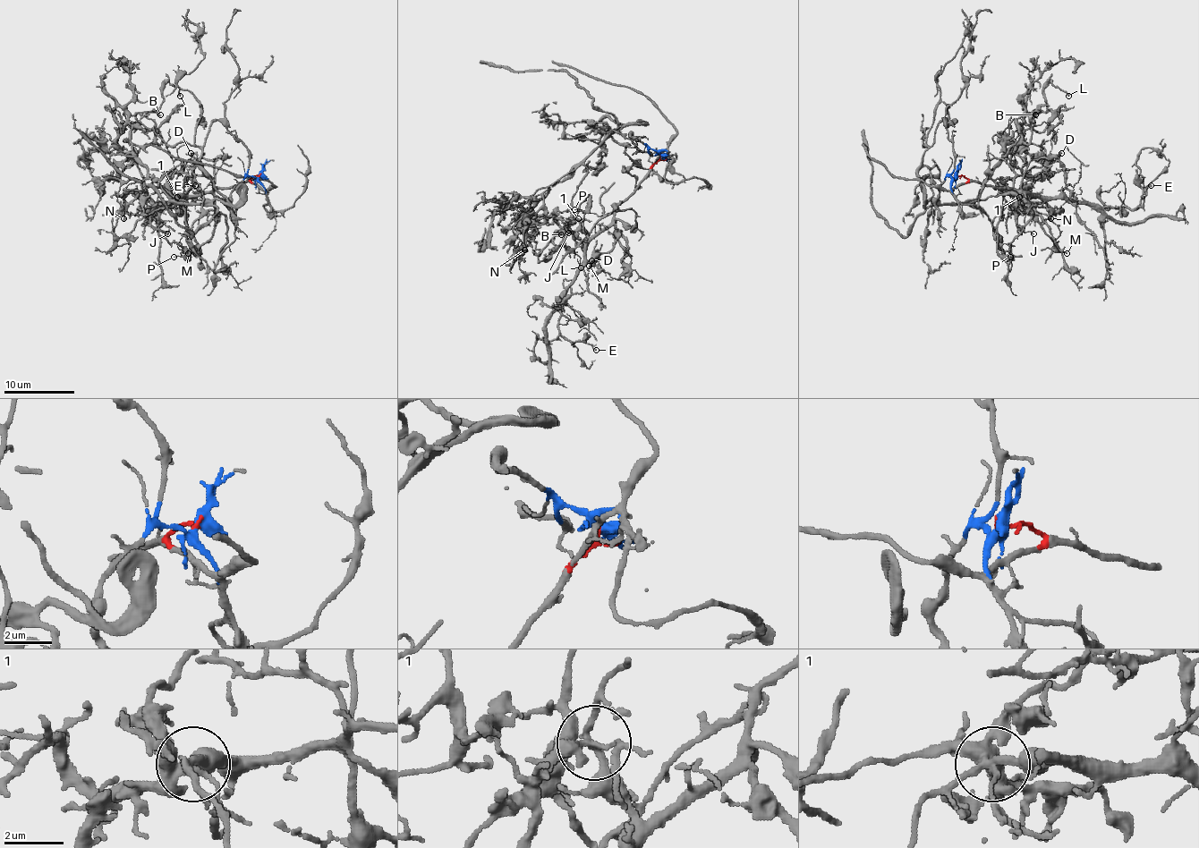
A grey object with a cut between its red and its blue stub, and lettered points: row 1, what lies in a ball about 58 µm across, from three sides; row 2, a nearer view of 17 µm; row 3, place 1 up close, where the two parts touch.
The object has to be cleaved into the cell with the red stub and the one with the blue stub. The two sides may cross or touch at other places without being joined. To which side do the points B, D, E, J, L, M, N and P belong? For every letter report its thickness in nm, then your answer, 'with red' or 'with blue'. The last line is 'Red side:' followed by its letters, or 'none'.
B: 120 nm | with blue
D: 140 nm | with red
E: 90 nm | with red
J: 130 nm | with blue
L: 180 nm | with blue
M: 170 nm | with red
N: 140 nm | with blue
P: 80 nm | with red
Red side: D, E, M, P

